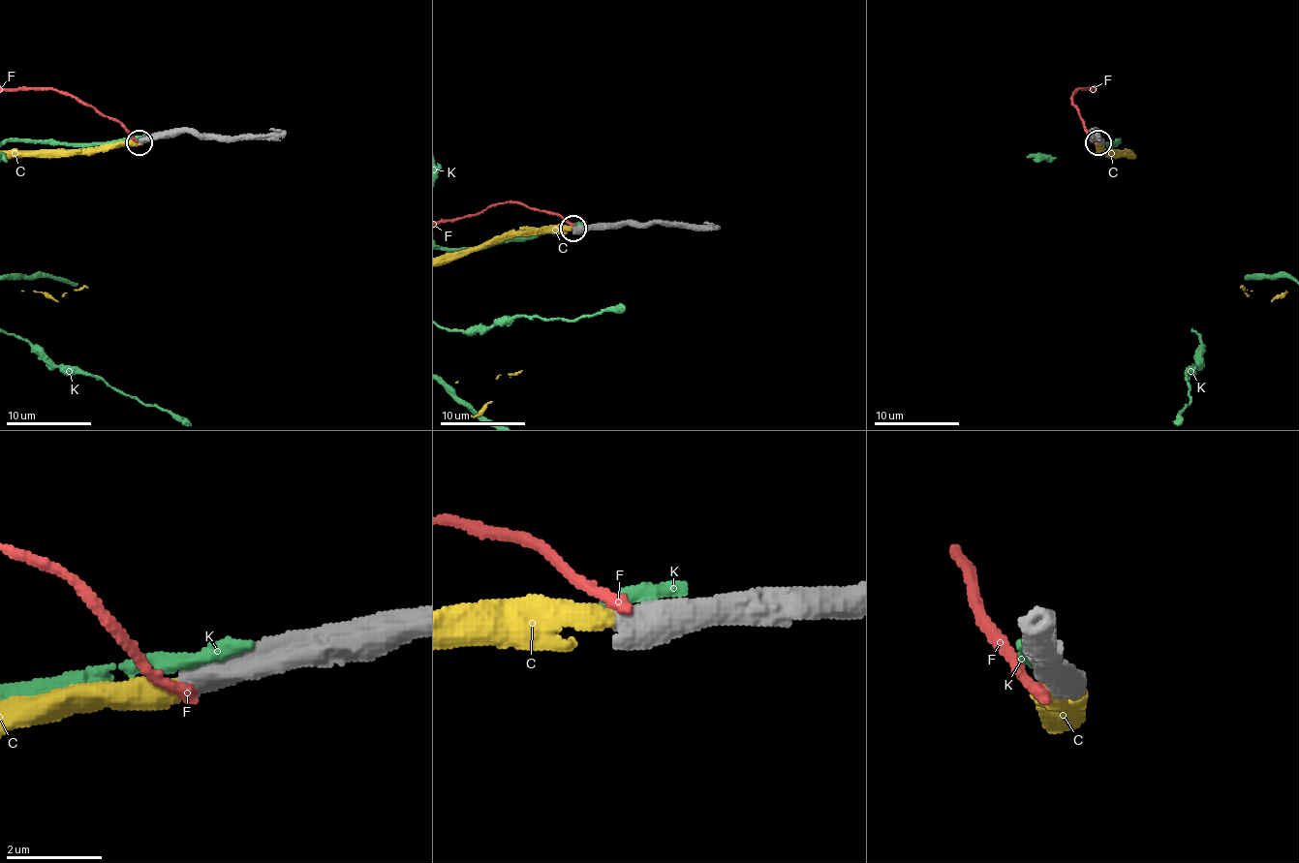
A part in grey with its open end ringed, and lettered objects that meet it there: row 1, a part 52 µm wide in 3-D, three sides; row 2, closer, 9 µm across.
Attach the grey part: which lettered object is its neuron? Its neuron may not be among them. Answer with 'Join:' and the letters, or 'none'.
Join: C

